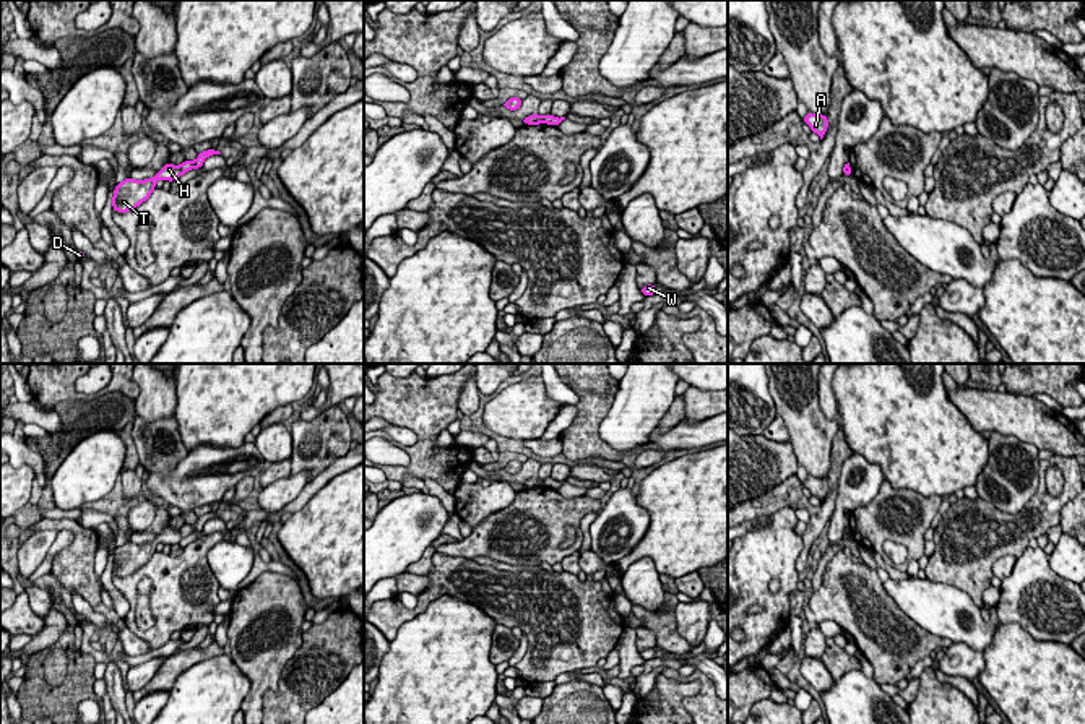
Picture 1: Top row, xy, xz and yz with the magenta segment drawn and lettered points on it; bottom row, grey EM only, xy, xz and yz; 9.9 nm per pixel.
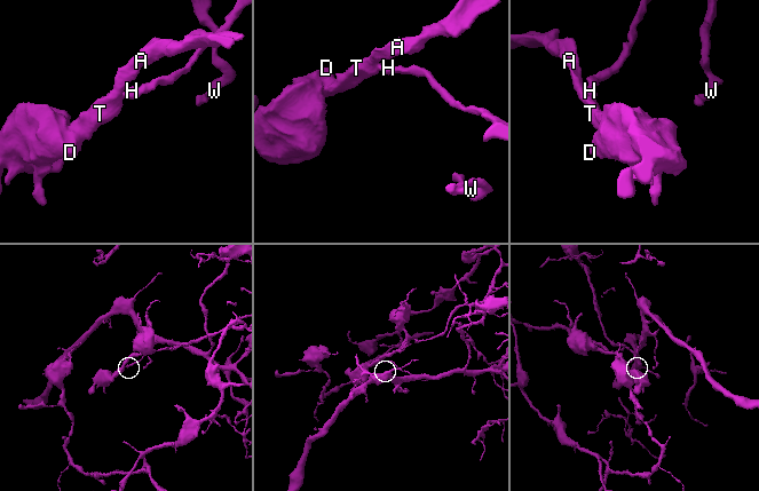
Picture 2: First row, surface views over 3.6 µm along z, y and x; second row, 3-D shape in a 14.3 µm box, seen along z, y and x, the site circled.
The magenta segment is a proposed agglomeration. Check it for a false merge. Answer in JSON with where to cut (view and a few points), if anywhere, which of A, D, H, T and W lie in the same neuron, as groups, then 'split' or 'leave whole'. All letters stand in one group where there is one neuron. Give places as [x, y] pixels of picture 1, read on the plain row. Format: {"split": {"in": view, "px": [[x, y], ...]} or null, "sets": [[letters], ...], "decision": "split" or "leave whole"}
{"split": {"in": "xy", "px": [[177, 530], [182, 536]]}, "sets": [["A", "D", "H", "T"], ["W"]], "decision": "split"}

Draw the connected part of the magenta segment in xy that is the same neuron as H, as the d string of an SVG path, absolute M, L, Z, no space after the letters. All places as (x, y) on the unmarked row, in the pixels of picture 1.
M169 526L164 528L164 531L158 534L151 542L135 544L127 541L114 552L112 573L115 573L117 576L128 576L149 562L159 542L162 542L164 545L174 545L179 544L180 539L180 531Z

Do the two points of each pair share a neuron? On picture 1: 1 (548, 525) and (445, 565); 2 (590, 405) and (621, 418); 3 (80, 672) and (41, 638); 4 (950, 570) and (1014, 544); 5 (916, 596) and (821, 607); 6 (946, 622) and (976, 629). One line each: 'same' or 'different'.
1: different
2: different
3: different
4: same
5: different
6: same

